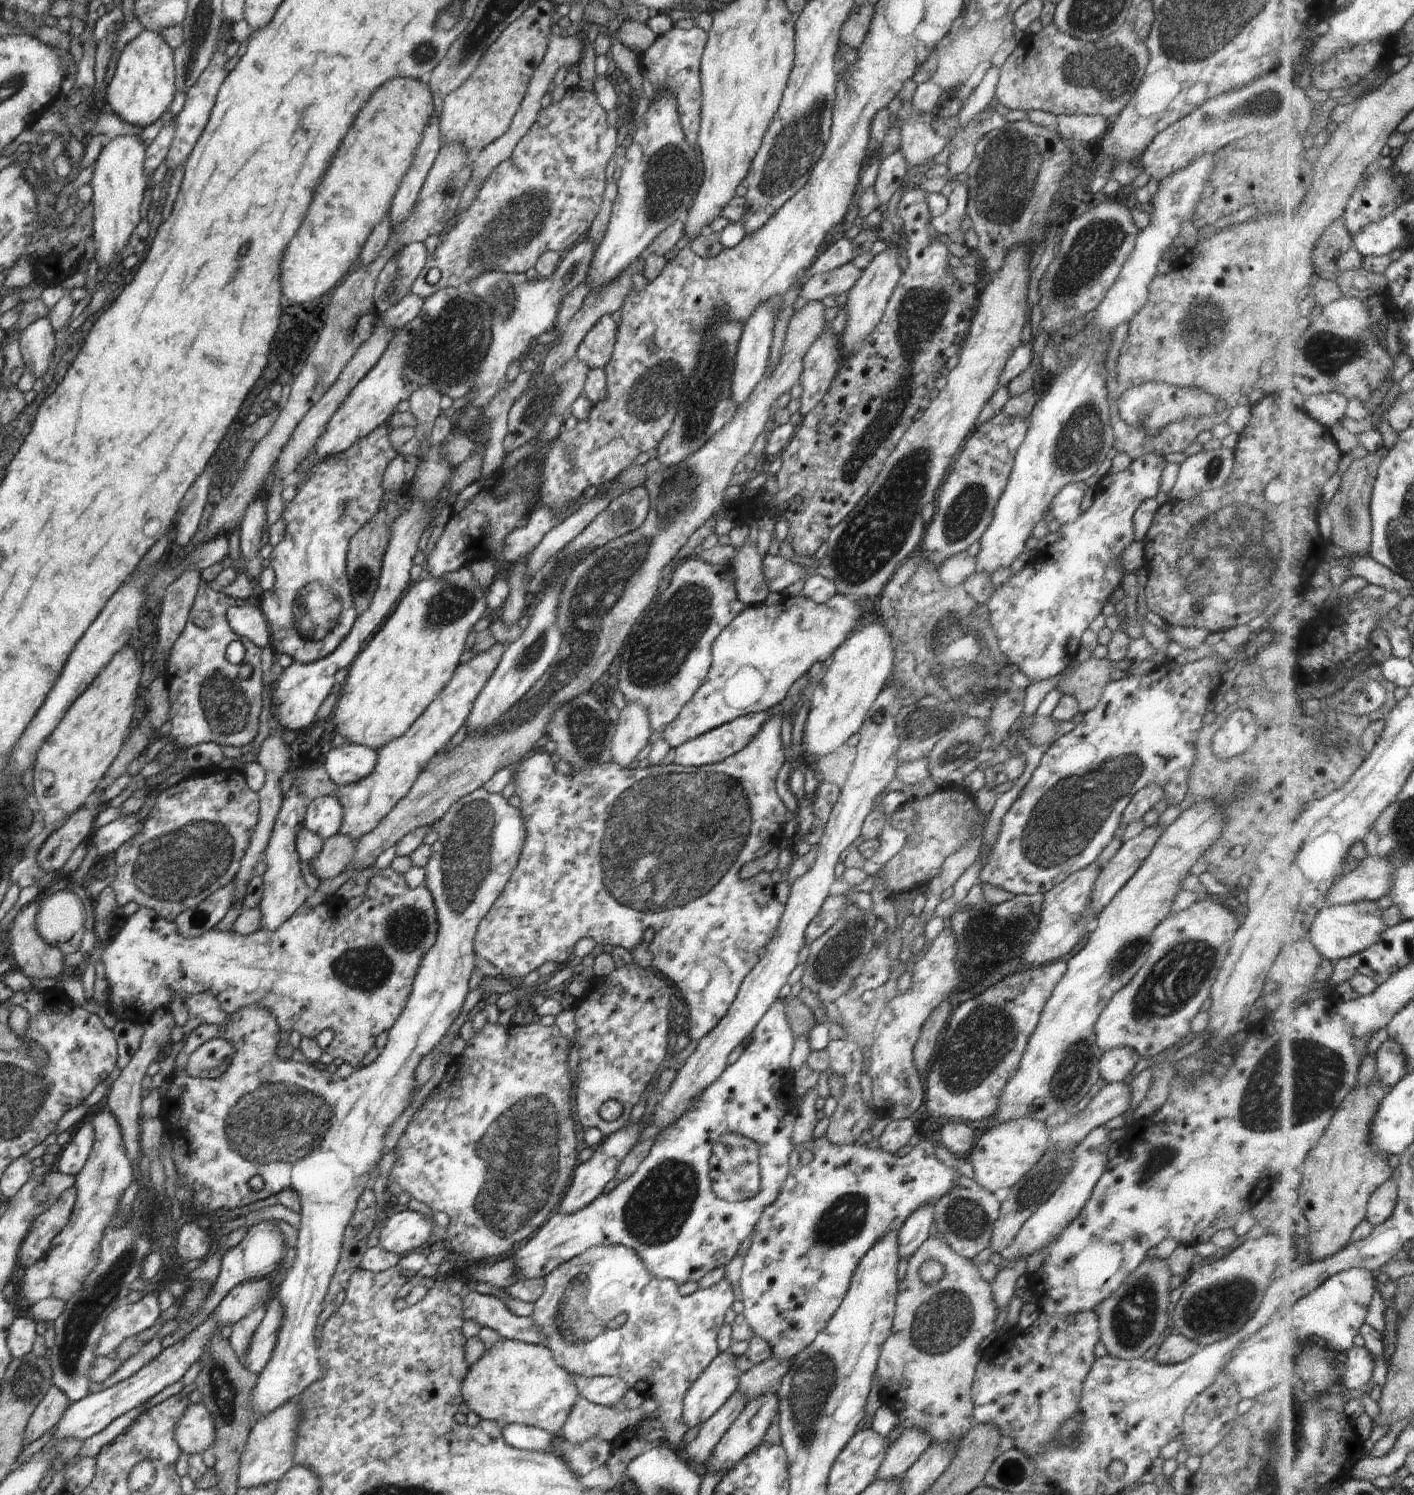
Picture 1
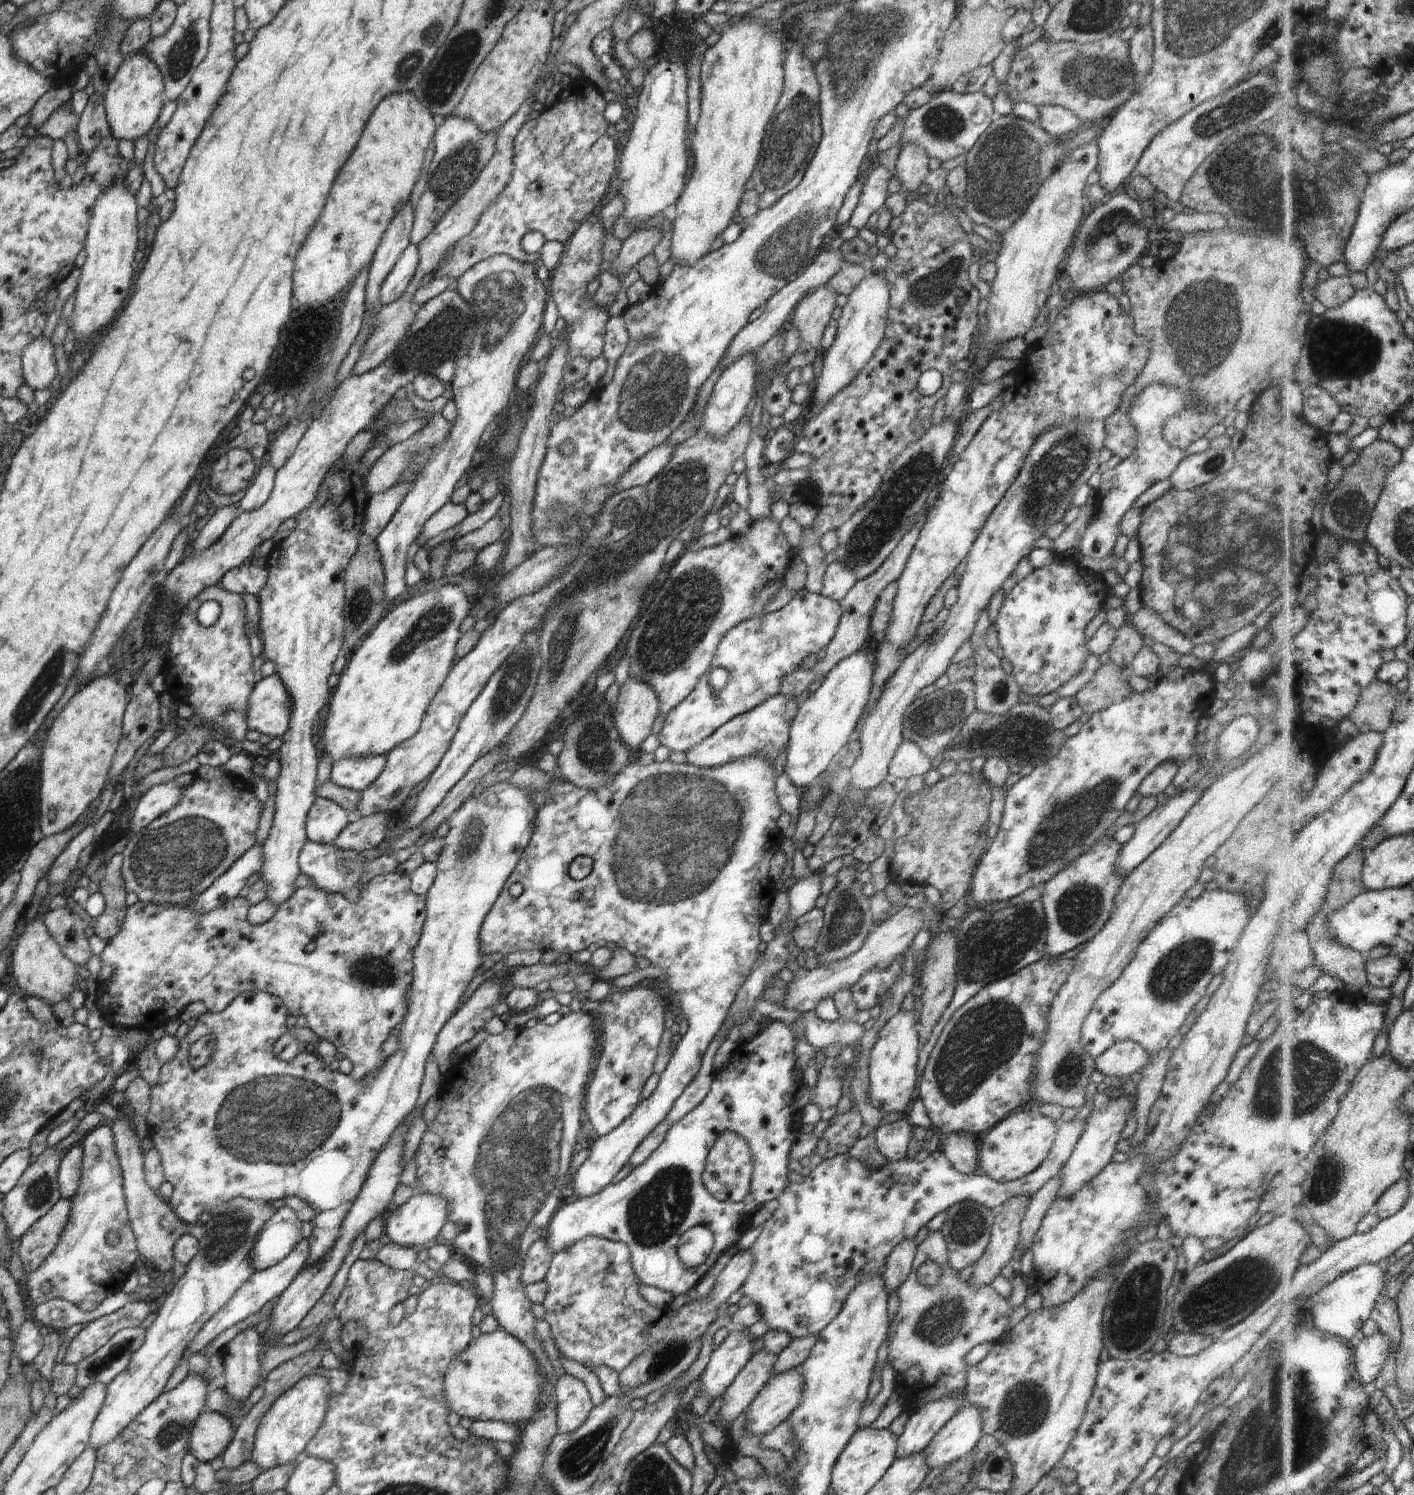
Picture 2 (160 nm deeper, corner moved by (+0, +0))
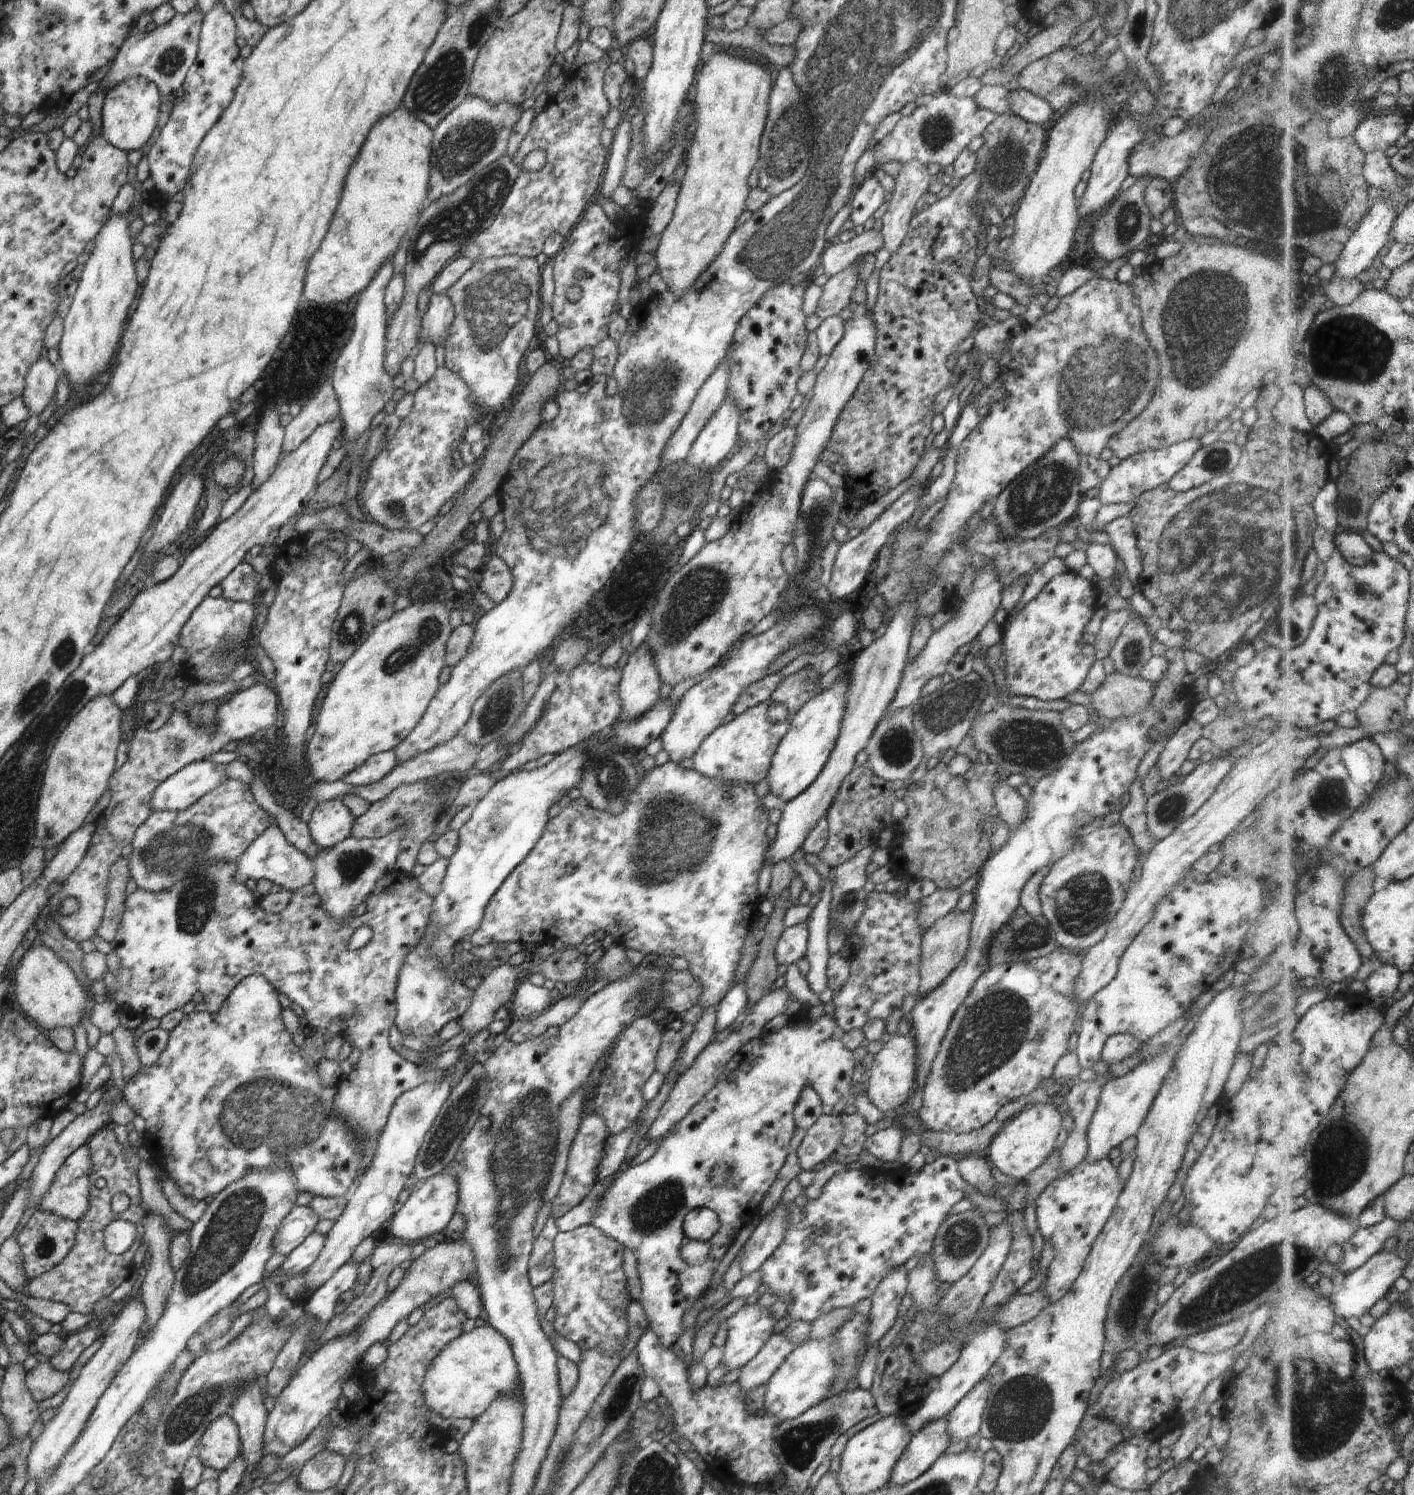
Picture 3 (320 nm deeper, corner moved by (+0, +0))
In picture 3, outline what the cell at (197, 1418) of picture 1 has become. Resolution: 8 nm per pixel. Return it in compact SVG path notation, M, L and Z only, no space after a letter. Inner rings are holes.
M227 1414L218 1416L214 1420L198 1445L194 1446L192 1455L196 1456L205 1468L222 1472L241 1452L241 1443L238 1428Z

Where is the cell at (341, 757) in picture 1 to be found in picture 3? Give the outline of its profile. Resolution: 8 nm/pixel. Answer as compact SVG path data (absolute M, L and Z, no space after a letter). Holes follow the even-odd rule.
M392 751L379 753L368 758L367 762L356 770L344 774L340 780L348 786L364 787L375 784L385 778L397 766L396 756Z

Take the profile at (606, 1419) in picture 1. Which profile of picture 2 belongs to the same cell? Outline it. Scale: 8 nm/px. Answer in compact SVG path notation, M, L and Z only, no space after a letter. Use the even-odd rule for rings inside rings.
M567 1373L557 1378L554 1384L558 1434L574 1432L584 1424L594 1408L591 1396L580 1379Z

